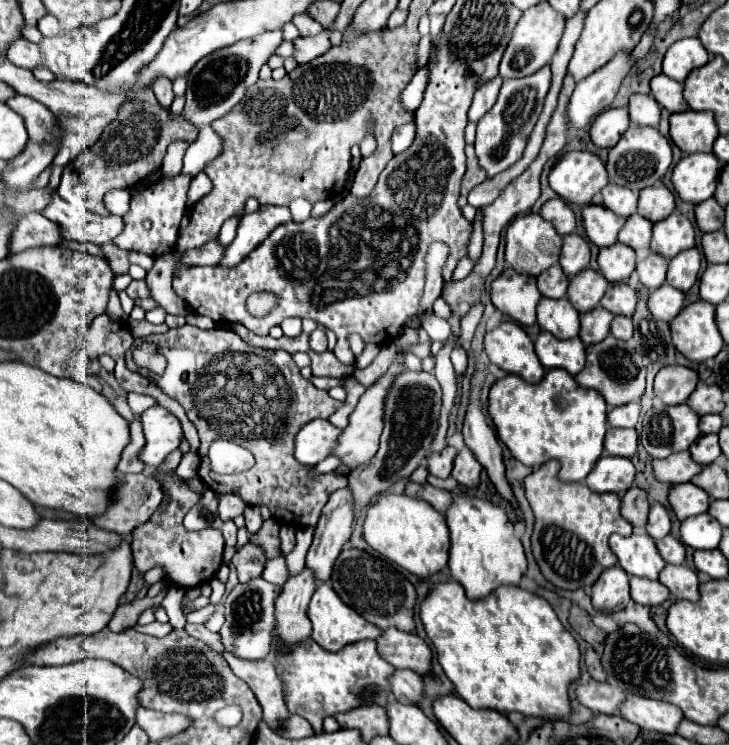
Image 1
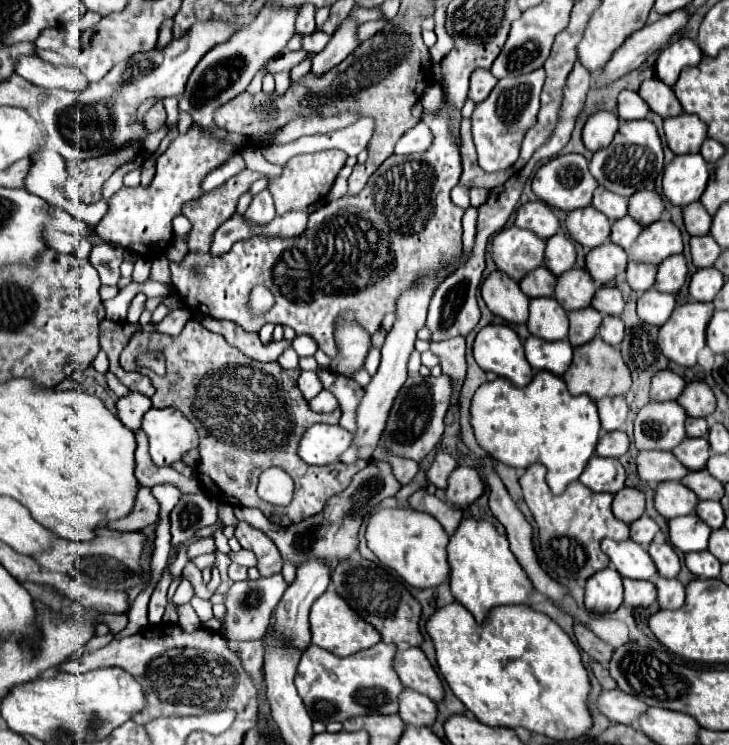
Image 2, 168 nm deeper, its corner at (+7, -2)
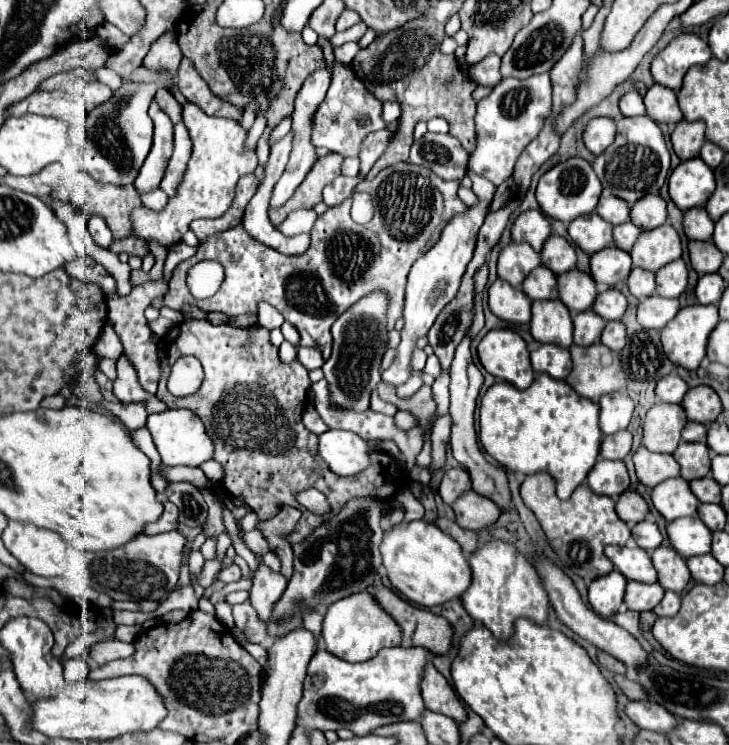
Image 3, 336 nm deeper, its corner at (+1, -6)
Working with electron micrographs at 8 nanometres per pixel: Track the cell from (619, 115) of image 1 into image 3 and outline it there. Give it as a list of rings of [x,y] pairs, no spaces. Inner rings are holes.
[[[593,118],[583,132],[583,142],[587,150],[599,156],[603,150],[607,150],[607,146],[611,146],[611,142],[615,140],[615,134],[617,134],[617,128],[613,118]]]

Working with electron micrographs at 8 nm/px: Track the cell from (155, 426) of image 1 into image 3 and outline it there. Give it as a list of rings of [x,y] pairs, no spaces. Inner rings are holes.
[[[187,408],[181,410],[165,410],[159,414],[149,414],[147,428],[153,436],[153,442],[163,458],[165,466],[201,466],[209,458],[213,458],[213,442],[205,432],[205,426],[197,414],[193,414]]]

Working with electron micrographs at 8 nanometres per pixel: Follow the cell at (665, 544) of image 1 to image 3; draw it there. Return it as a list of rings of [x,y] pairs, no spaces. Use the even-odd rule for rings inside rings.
[[[659,546],[651,558],[653,558],[653,566],[659,572],[659,584],[665,590],[681,592],[687,586],[687,582],[691,580],[685,558],[679,556],[673,548]]]

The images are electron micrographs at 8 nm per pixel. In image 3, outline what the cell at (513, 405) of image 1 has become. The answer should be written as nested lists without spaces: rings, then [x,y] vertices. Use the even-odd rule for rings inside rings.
[[[537,374],[535,382],[527,390],[519,390],[509,382],[493,384],[481,398],[479,424],[479,440],[489,456],[493,456],[501,466],[505,466],[511,472],[549,472],[557,482],[557,496],[561,500],[567,500],[573,494],[573,490],[587,478],[589,470],[597,462],[603,436],[603,432],[599,430],[599,404],[581,398],[565,380],[559,382],[549,374]]]

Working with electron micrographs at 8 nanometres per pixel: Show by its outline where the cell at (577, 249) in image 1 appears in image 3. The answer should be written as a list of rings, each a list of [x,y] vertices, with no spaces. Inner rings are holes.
[[[549,236],[547,242],[543,244],[543,250],[541,250],[541,260],[543,264],[555,274],[563,274],[571,268],[575,268],[575,262],[577,262],[577,256],[575,256],[575,248],[561,236]]]

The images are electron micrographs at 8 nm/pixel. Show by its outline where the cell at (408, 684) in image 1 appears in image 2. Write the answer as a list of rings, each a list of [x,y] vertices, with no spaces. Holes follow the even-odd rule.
[[[405,688],[399,698],[399,716],[405,724],[411,726],[433,726],[437,720],[437,704],[431,698],[425,698],[423,694],[417,694],[415,690]]]

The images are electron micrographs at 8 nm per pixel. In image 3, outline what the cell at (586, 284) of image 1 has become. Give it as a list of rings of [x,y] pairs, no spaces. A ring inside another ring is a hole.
[[[569,270],[561,276],[557,276],[559,284],[559,298],[561,302],[573,312],[585,312],[591,308],[591,304],[597,298],[597,288],[595,288],[595,280],[591,278],[591,274],[581,272],[581,270]]]

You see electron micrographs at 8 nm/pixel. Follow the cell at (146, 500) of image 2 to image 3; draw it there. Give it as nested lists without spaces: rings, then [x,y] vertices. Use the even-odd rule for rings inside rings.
[[[167,500],[167,502],[163,502],[163,506],[165,506],[165,510],[163,510],[163,514],[161,514],[161,518],[157,520],[157,522],[149,522],[145,528],[143,528],[143,532],[145,534],[161,534],[161,532],[169,532],[169,530],[177,530],[177,514],[179,514],[179,510]]]

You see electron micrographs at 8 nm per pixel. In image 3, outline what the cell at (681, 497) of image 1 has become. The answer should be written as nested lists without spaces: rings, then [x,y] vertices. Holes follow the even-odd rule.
[[[681,476],[657,484],[651,492],[651,500],[667,522],[673,522],[675,518],[683,516],[697,516],[699,500],[691,492],[689,482]]]

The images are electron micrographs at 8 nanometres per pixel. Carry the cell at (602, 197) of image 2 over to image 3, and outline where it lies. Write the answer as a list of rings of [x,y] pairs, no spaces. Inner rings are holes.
[[[603,196],[597,204],[597,212],[601,218],[605,218],[613,226],[629,220],[629,204],[615,196]]]

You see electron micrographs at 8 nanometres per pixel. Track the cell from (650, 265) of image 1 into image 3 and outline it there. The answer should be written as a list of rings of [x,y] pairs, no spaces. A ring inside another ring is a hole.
[[[633,268],[627,278],[627,284],[629,284],[629,292],[639,300],[655,294],[655,274],[651,274],[649,270]]]

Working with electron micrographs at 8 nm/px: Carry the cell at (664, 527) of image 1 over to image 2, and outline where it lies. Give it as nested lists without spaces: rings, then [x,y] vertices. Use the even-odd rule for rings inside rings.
[[[643,514],[631,524],[631,540],[639,542],[641,546],[649,546],[657,532],[659,532],[659,526],[647,514]]]

